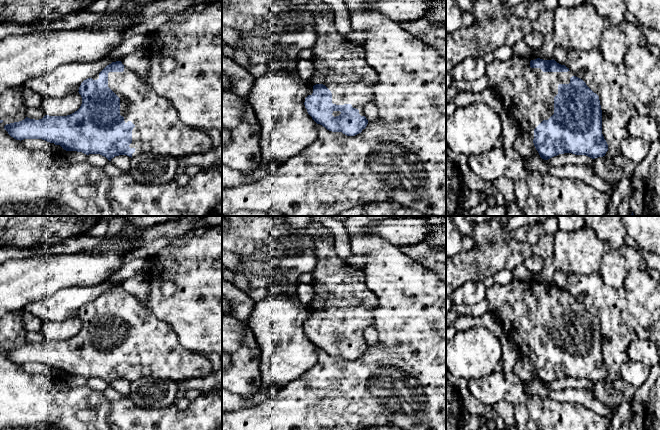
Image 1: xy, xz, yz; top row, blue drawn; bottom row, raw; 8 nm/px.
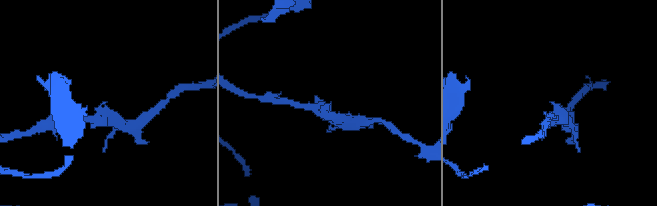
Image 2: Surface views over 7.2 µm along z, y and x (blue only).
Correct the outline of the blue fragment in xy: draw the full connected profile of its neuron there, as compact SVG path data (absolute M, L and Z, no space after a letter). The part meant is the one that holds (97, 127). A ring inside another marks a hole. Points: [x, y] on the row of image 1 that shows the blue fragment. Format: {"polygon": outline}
{"polygon": "M121 61L112 62L98 75L84 80L78 92L82 97L82 104L70 115L45 115L39 120L26 117L22 121L6 124L4 129L16 140L42 139L60 145L66 151L77 151L86 155L100 154L109 161L119 155L132 158L147 153L159 153L180 159L206 153L212 148L212 140L207 131L182 123L172 104L162 96L158 96L143 76L125 67Z"}

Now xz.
{"polygon": "M308 0L303 8L311 11L316 17L316 43L312 50L314 57L314 73L308 80L311 88L305 98L305 108L312 119L332 132L342 132L347 136L355 136L362 132L368 124L364 116L363 108L367 103L374 102L375 86L379 81L377 72L369 66L365 59L365 50L362 44L349 41L344 35L340 34L336 28L330 13L330 6L323 0Z"}

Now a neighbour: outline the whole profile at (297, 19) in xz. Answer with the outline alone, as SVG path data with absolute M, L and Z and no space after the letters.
M302 7L300 10L279 13L263 26L259 25L254 30L238 30L238 33L240 37L249 36L263 38L270 32L303 30L307 26L315 30L316 17L311 11Z

